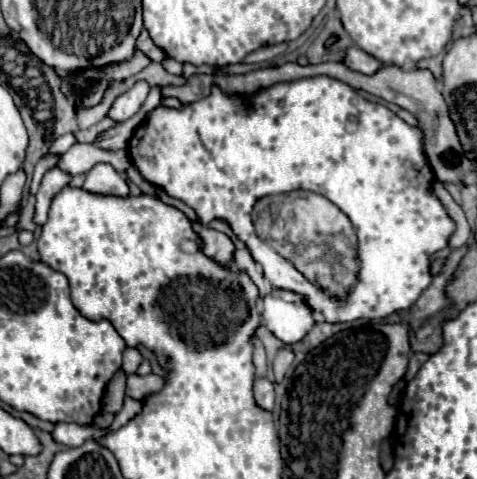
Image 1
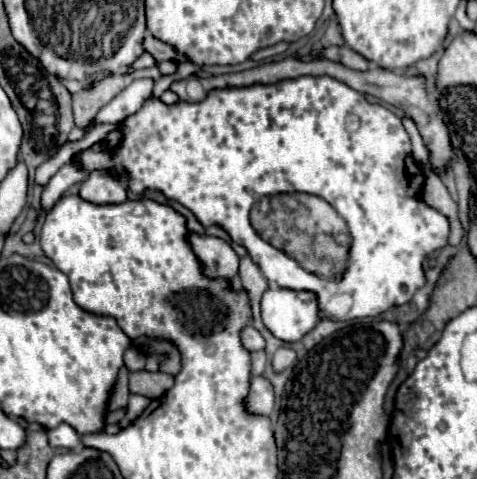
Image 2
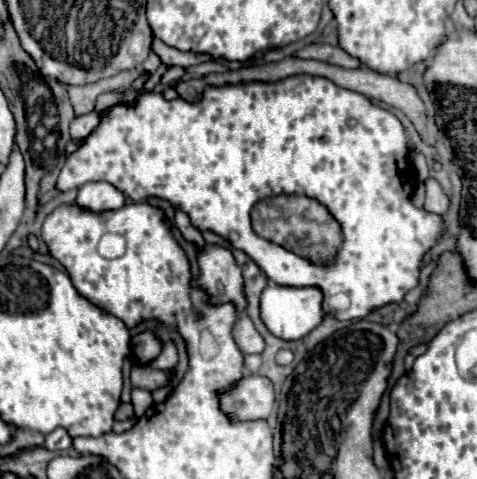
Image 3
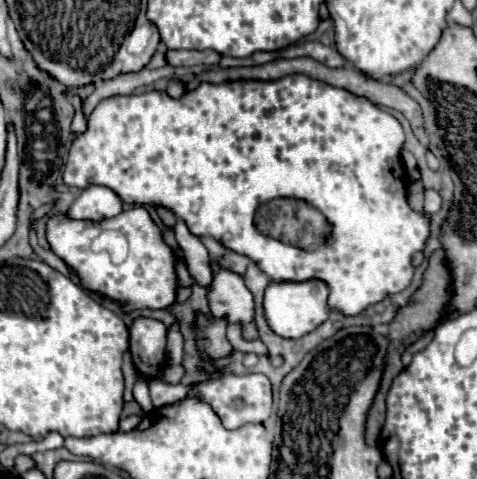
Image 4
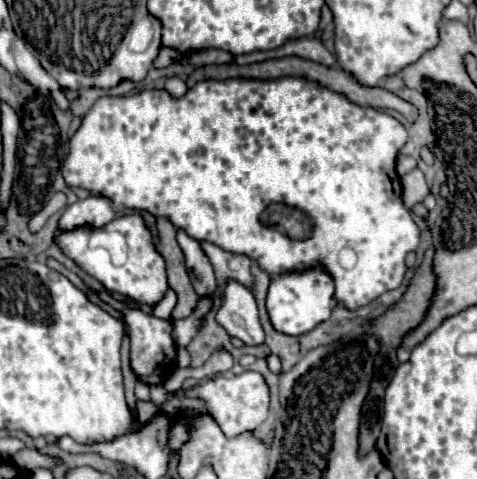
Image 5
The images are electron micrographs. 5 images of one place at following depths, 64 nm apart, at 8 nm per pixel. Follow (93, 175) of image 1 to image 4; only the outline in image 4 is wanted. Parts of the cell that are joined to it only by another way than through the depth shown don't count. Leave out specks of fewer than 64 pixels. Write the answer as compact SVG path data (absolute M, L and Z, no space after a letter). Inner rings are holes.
M90 186L74 200L68 210L70 220L108 220L122 212L120 198L104 186Z

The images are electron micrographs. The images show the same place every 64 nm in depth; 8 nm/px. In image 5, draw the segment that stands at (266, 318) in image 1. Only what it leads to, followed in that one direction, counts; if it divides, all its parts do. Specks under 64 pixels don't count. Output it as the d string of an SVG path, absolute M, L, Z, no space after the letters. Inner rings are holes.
M312 268L312 272L284 272L284 276L274 276L268 288L268 314L272 326L290 336L310 332L316 324L328 320L334 306L332 276L328 276L324 268Z

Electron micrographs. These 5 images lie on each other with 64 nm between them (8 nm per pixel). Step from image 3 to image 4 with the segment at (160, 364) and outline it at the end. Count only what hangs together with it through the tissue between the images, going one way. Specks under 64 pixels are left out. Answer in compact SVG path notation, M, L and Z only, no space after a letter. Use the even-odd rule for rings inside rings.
M174 322L168 330L167 336L168 364L180 364L182 362L182 346L184 346L184 338L180 331L180 322Z

